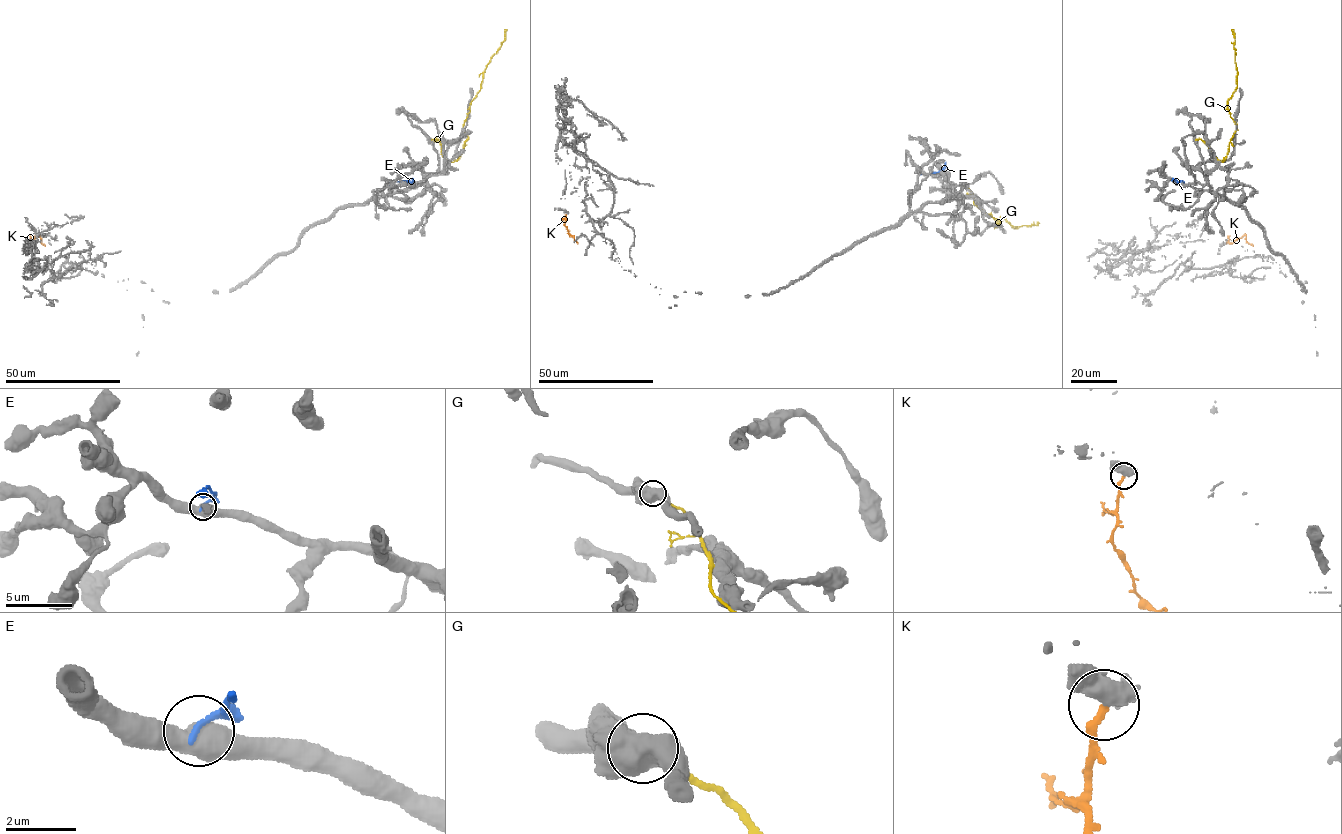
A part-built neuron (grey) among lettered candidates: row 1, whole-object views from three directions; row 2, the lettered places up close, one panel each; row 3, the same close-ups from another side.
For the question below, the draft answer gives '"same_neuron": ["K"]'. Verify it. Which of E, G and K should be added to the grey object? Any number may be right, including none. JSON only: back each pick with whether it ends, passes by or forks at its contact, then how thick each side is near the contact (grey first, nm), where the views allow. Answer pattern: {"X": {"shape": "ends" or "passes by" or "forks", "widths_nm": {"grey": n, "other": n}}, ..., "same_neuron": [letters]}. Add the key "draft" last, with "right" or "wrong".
{"K": {"shape": "ends", "widths_nm": {"grey": 500, "other": 200}}, "same_neuron": ["K"], "draft": "right"}

